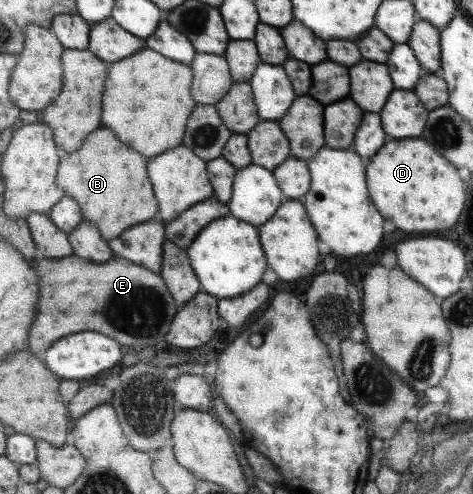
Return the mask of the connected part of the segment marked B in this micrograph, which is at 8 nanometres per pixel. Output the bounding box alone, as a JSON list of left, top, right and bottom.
[55,130,157,241]

